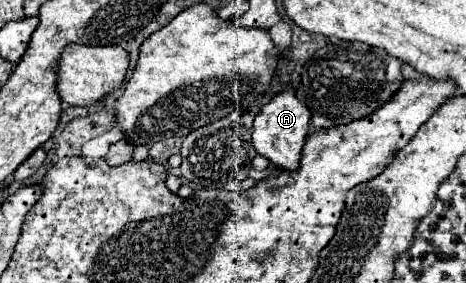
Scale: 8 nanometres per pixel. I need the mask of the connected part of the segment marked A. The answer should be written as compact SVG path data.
M288 87L280 95L276 95L254 119L254 133L252 143L258 155L266 157L276 169L280 171L296 171L300 165L300 153L304 141L310 133L310 111L308 107L296 97L294 89Z

